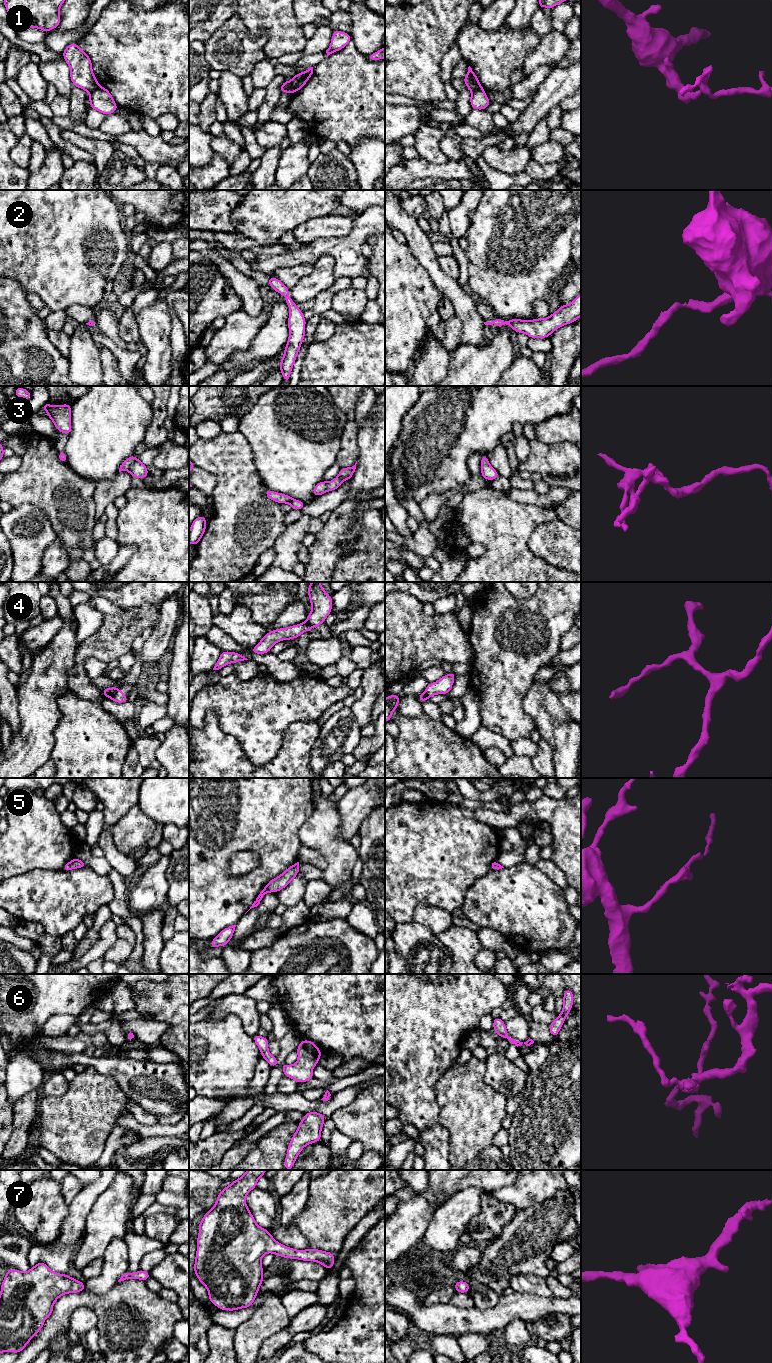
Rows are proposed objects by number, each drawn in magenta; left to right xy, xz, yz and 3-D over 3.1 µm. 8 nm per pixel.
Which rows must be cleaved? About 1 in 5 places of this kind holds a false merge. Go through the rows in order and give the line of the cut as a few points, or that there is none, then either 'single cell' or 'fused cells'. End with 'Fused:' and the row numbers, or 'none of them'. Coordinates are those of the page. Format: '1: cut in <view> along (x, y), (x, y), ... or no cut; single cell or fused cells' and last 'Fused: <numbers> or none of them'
1: cut in xz along (290, 81), (288, 91); fused cells
2: no cut; single cell
3: no cut; single cell
4: cut in xy along (119, 689), (110, 697); fused cells
5: no cut; single cell
6: no cut; single cell
7: no cut; single cell
Fused: 1, 4

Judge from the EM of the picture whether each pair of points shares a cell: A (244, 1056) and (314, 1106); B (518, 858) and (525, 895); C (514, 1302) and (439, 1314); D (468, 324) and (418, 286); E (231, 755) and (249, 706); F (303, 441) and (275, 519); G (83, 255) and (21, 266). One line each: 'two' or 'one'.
A: one
B: two
C: one
D: two
E: two
F: two
G: one

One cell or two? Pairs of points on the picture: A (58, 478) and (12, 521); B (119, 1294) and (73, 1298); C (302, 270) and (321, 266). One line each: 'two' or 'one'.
A: two
B: one
C: two

